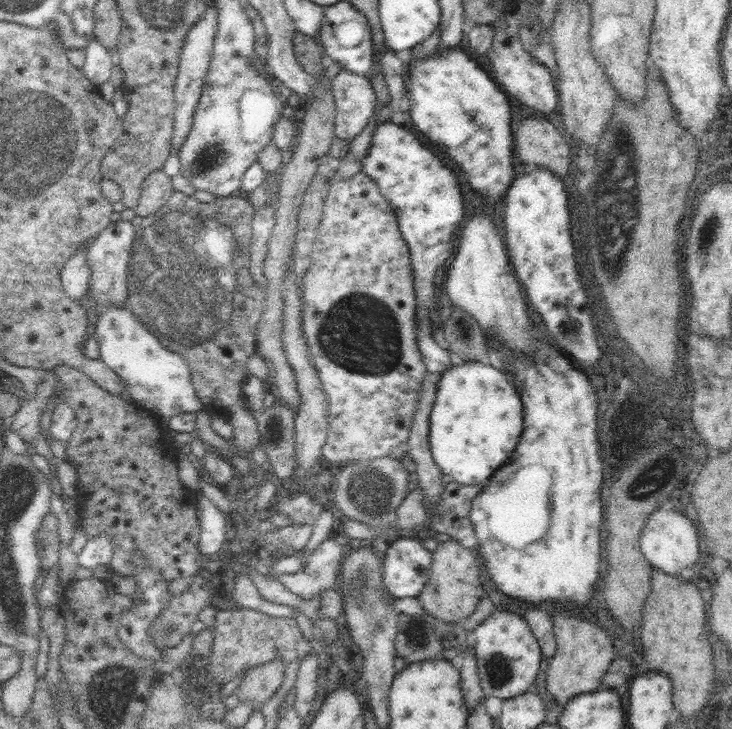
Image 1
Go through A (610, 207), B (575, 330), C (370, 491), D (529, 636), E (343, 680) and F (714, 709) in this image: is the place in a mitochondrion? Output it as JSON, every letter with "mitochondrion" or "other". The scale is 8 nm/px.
{"A":"mitochondrion","B":"mitochondrion","C":"mitochondrion","D":"other","E":"other","F":"other"}

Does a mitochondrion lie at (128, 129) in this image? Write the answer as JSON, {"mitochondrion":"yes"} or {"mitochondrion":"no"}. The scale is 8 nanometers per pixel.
{"mitochondrion":"no"}

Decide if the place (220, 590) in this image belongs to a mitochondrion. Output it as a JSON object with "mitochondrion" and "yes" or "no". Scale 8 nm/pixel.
{"mitochondrion":"no"}

